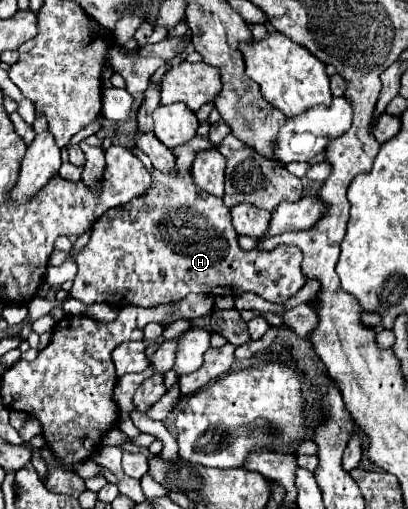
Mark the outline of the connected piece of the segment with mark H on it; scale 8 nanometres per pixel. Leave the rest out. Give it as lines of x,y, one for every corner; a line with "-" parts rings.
199,135
193,137
187,145
179,145
173,149
177,157
177,169
179,175
163,175
159,171
153,171
153,187
137,197
135,201
129,201
127,205
119,205
115,209
109,209
103,213
95,225
89,243
81,251
52,251
48,265
59,266
65,259
73,259
79,267
71,297
83,301
85,305
91,303
109,303
115,307
121,307
123,303
139,305
139,307
155,307
161,303
179,301
189,293
205,293
205,295
231,295
239,297
241,293
253,291
261,295
265,301
271,303
287,303
307,281
301,271
301,249
291,245
279,245
273,251
243,251
237,245
237,233
231,225
229,209
223,205
223,199
207,195
205,191
197,189
189,169
191,161
197,151
209,149
211,143
201,139

